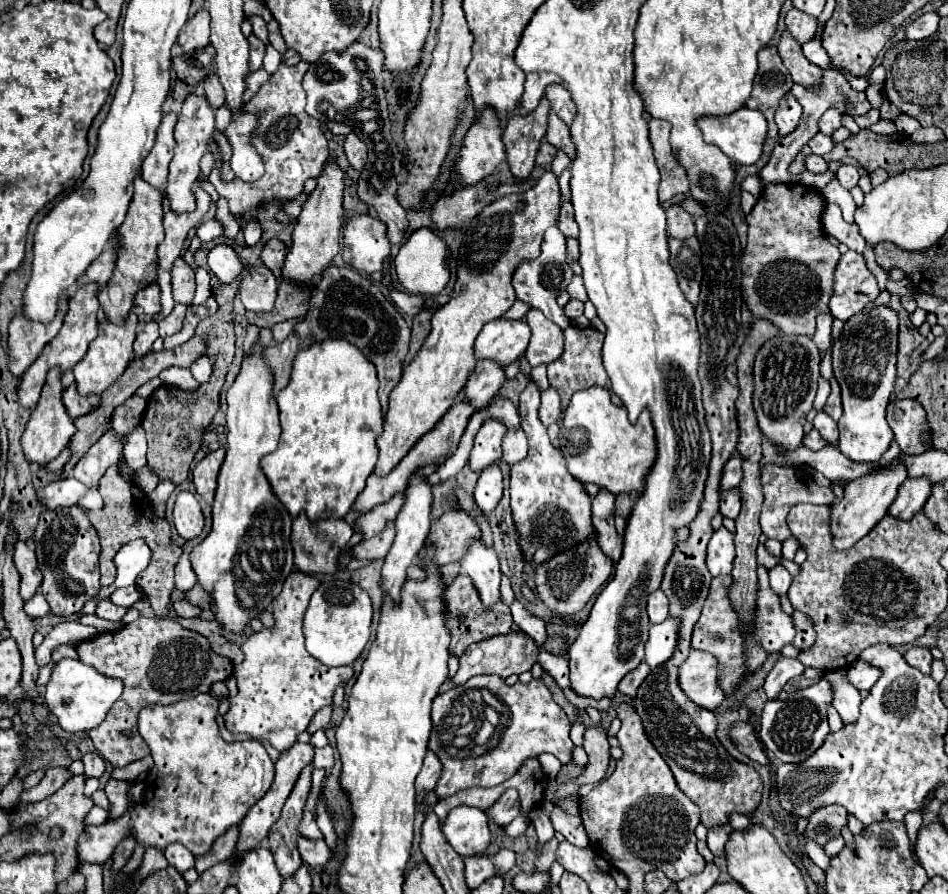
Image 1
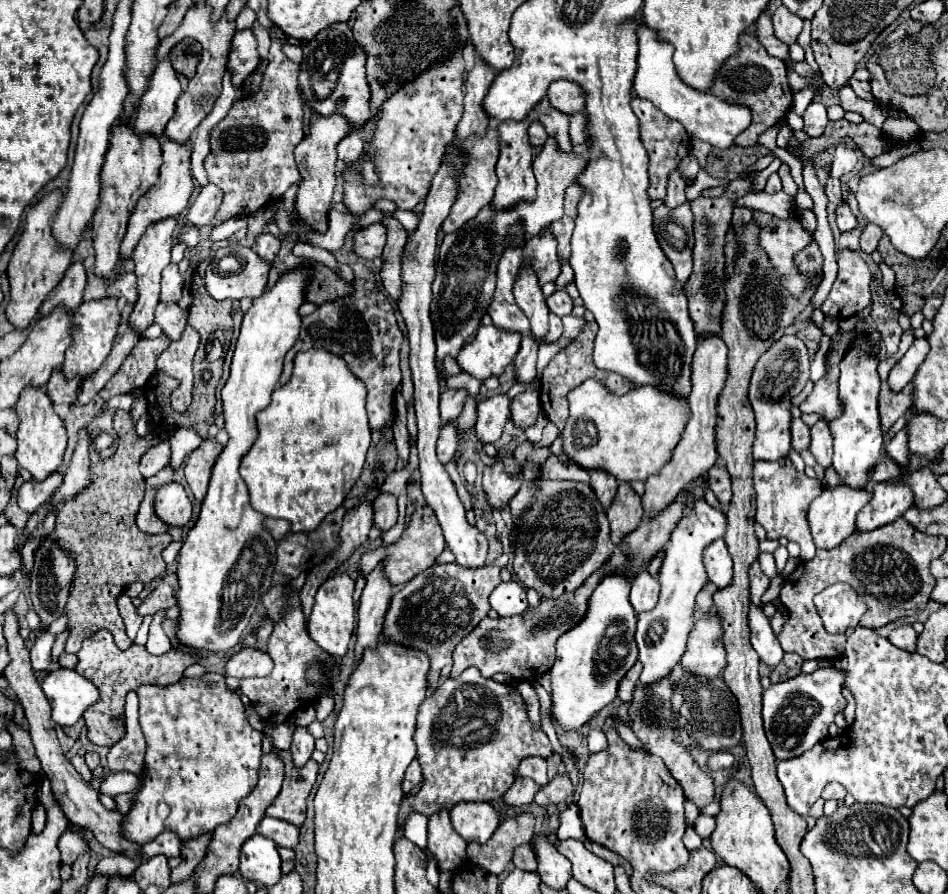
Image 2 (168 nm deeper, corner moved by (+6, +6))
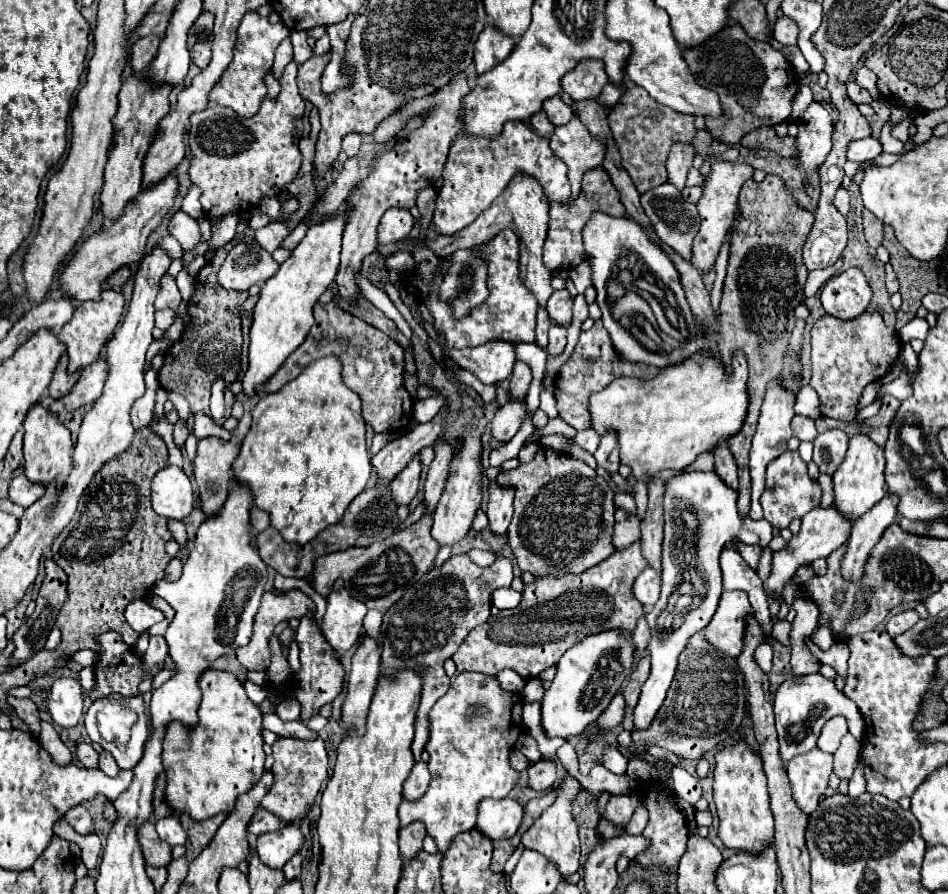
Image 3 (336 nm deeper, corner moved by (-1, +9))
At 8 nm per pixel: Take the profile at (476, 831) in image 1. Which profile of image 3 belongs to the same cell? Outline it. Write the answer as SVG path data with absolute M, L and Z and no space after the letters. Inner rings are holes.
M505 797L505 799L483 799L477 807L475 829L483 831L489 839L509 839L515 835L523 817L523 807Z

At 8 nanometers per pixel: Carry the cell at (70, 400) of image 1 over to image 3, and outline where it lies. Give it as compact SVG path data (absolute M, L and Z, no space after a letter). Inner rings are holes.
M63 355L63 357L59 359L59 363L57 363L55 375L53 375L53 379L51 379L49 395L51 395L53 399L65 397L65 395L73 389L73 385L77 383L79 375L81 375L79 371L77 371L77 373L73 373L73 375L69 375L69 373L67 373L67 355Z

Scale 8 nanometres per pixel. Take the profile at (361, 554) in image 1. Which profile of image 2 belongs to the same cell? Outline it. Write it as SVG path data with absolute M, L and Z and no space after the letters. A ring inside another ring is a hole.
M382 492L374 502L374 526L378 526L382 532L390 530L398 520L398 504L394 494Z

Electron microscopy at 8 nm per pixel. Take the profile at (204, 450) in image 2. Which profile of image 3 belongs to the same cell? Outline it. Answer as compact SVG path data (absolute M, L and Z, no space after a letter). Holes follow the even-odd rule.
M205 437L197 445L195 457L195 481L199 487L199 497L205 515L219 511L227 497L231 465L239 453L233 441L223 441L219 437Z

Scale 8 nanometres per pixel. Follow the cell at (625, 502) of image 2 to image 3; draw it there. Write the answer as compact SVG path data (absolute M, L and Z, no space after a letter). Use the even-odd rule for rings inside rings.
M625 509L615 511L615 533L613 533L615 549L625 549L627 545L631 545L641 537L639 523L641 521L635 513L629 513Z

